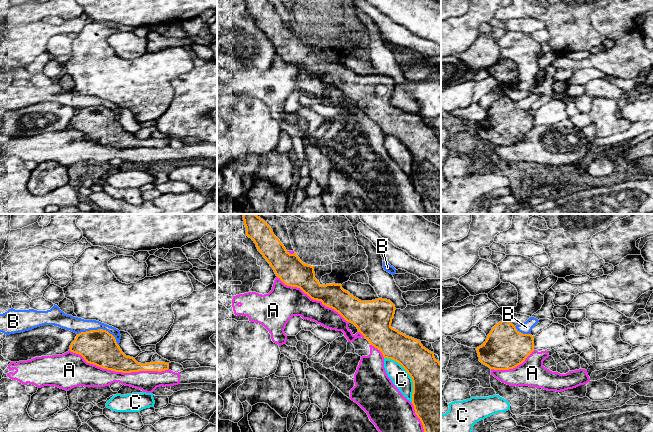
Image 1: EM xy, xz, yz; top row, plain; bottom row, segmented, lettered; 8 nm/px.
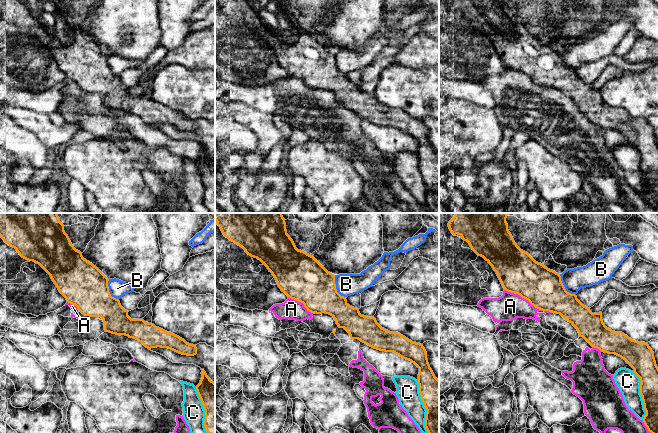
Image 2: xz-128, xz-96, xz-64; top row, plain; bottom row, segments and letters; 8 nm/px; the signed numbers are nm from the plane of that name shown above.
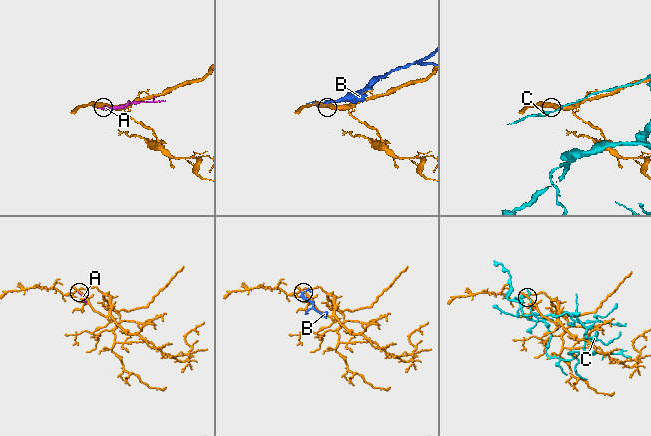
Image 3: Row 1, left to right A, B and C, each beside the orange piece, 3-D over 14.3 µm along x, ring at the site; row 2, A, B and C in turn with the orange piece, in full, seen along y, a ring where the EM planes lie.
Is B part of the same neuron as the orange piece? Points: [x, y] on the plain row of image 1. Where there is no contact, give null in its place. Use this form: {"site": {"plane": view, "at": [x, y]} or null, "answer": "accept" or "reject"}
{"site": {"plane": "xy", "at": [100, 105]}, "answer": "reject"}

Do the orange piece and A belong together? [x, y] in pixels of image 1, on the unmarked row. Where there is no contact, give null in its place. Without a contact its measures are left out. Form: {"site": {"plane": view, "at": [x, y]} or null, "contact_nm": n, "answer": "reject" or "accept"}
{"site": {"plane": "xy", "at": [119, 147]}, "contact_nm": 800, "answer": "reject"}

